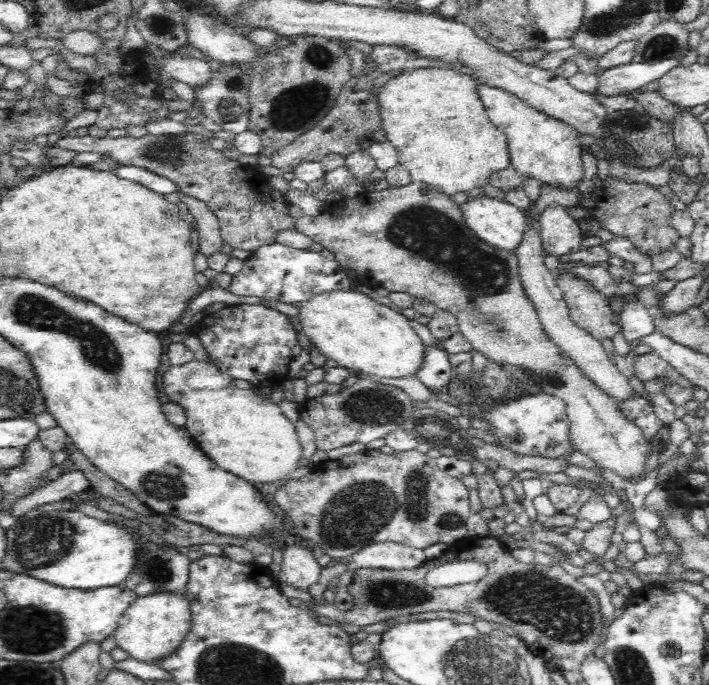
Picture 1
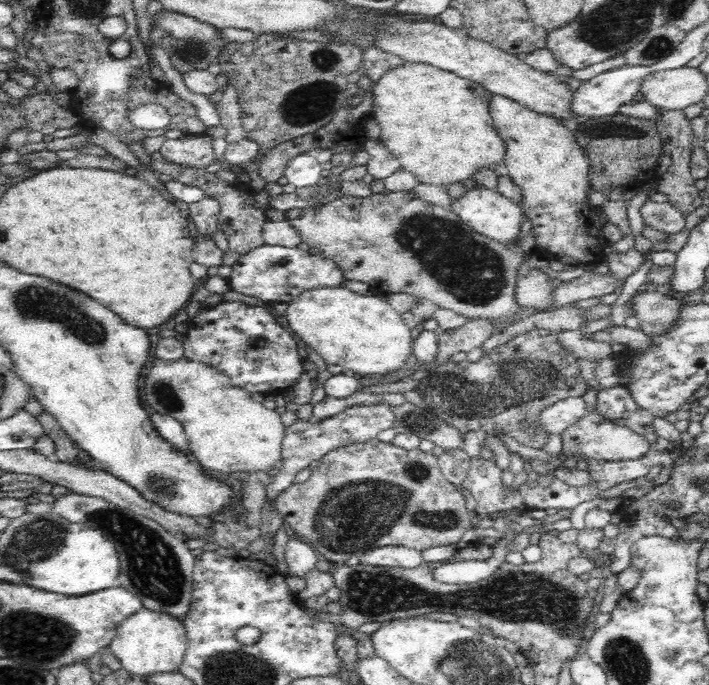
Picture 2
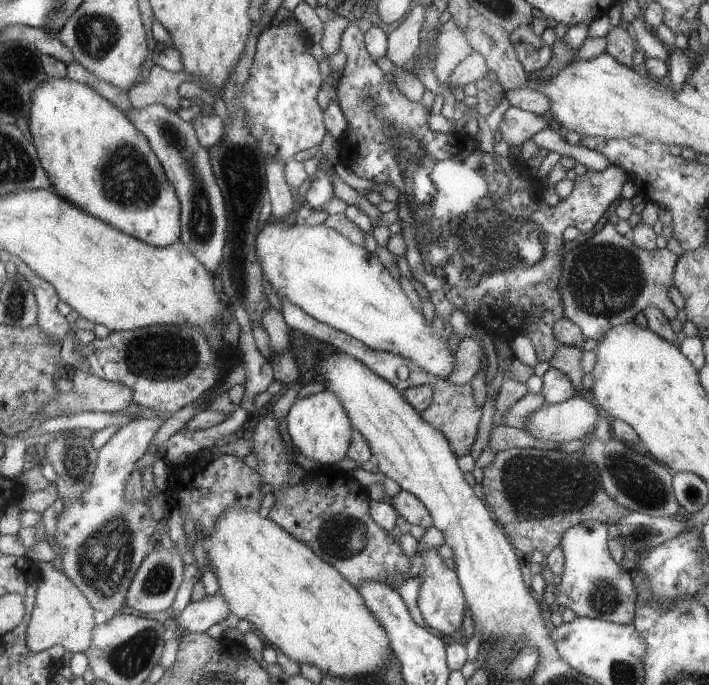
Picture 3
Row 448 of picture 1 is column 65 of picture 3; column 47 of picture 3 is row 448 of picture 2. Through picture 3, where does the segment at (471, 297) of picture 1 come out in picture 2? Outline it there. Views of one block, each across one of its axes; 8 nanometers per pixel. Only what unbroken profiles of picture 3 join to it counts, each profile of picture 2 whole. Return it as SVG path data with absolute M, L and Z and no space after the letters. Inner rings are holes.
M587 410L578 422L561 434L564 455L582 455L590 459L612 459L612 461L635 461L648 453L650 443L626 426L614 424L606 420L595 410Z

